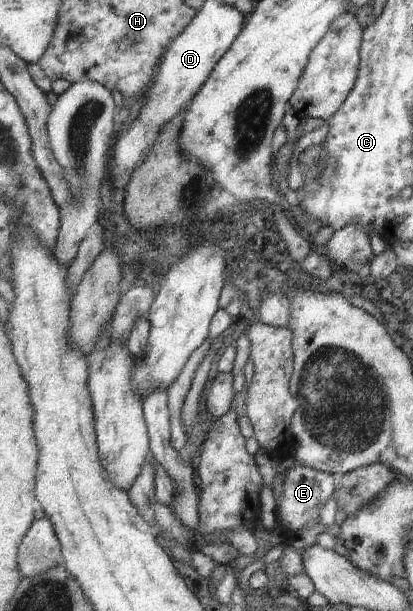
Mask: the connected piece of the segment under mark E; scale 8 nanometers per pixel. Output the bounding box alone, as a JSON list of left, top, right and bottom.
[278,465,336,532]

